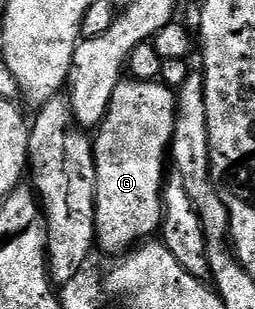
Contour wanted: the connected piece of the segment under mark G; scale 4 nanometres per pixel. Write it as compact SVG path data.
M121 79L117 81L115 87L112 89L112 98L110 99L110 105L104 116L104 120L100 122L98 128L94 133L94 140L92 143L92 154L94 155L94 163L96 164L96 239L95 244L100 245L108 253L116 253L115 255L123 254L125 251L131 250L137 243L143 242L145 239L151 238L153 234L160 228L160 222L164 219L164 198L162 196L162 190L166 184L166 176L164 177L164 161L166 165L166 158L170 153L170 146L172 144L172 132L174 131L174 123L176 122L176 93L169 89L167 85L161 83L159 80L155 81L138 81L135 79Z

